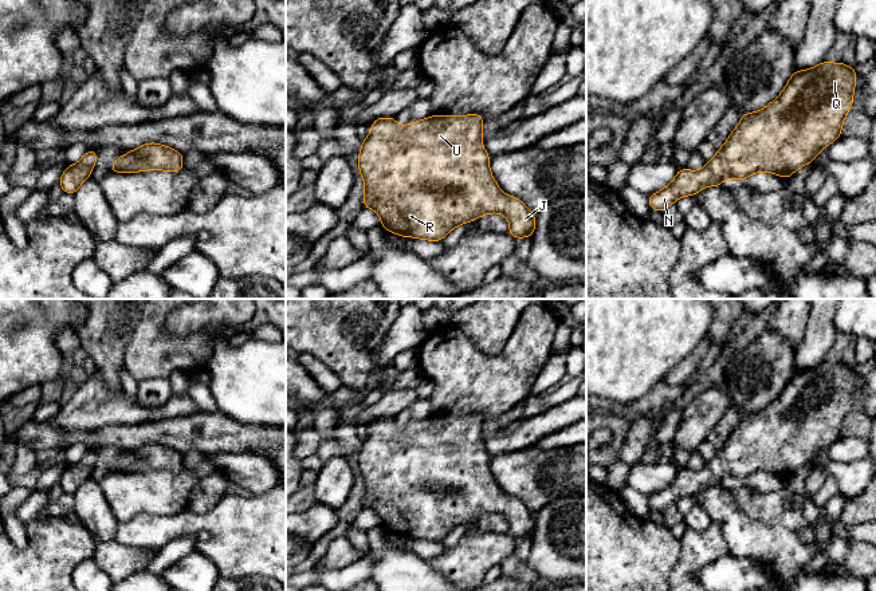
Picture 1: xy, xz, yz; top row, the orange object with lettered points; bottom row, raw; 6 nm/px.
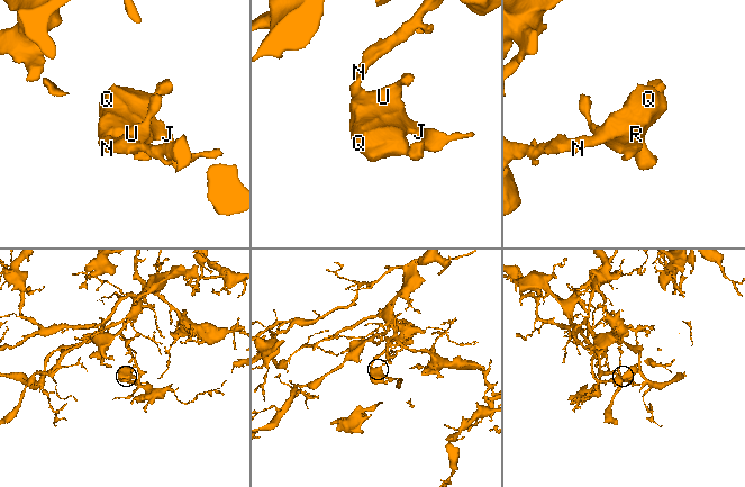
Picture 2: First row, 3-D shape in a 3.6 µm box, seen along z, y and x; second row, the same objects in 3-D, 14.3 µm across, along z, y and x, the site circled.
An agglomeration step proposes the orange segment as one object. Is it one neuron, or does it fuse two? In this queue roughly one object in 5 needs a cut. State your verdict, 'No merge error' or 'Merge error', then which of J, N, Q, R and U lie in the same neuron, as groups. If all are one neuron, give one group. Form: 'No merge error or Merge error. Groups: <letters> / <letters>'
No merge error. Groups: J N Q R U

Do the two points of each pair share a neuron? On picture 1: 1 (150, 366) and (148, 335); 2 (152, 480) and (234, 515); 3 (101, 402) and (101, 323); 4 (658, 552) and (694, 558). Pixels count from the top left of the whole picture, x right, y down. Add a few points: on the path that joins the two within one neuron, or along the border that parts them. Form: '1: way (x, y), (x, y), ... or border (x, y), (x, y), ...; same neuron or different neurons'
1: way (150, 358), (149, 343); same neuron
2: border (185, 509), (173, 515), (154, 516); different neurons
3: border (97, 367), (105, 385), (112, 391), (122, 391); different neurons
4: border (680, 542), (678, 562), (668, 576); different neurons

